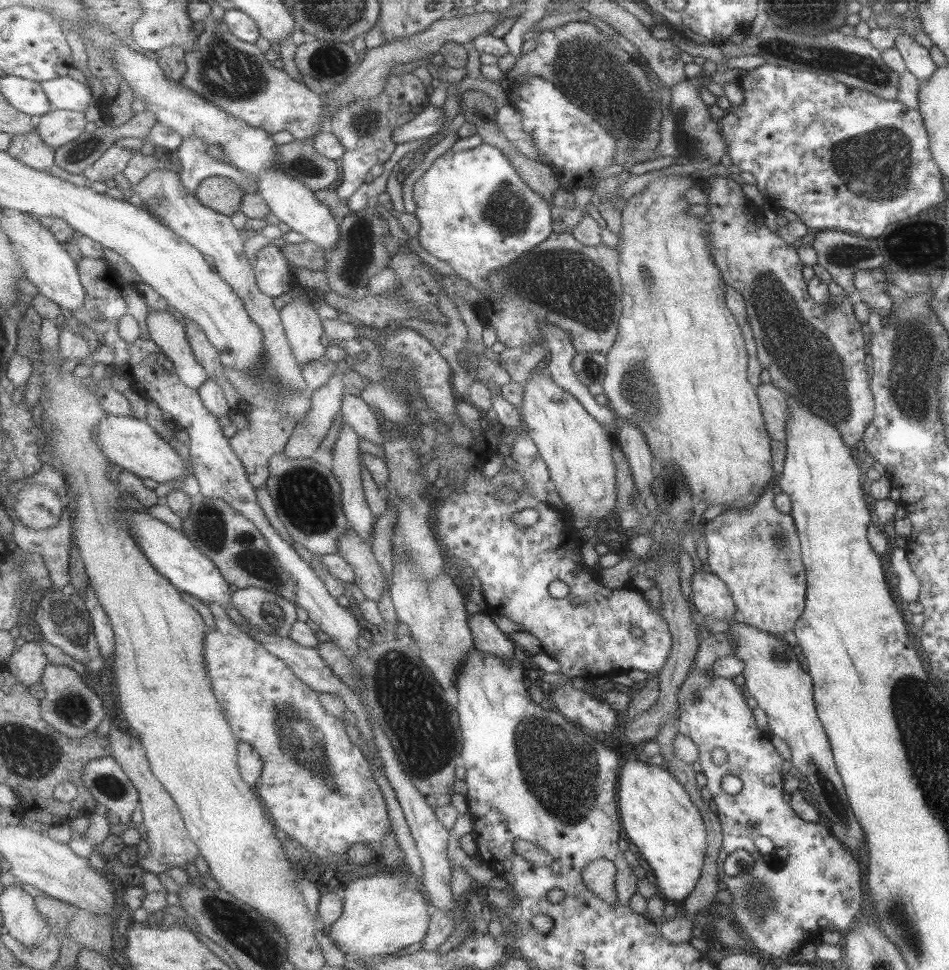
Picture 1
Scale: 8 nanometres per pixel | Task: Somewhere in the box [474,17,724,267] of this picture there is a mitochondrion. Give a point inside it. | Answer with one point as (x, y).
(591, 74)

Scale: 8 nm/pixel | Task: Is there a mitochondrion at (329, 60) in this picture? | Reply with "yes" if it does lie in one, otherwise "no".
yes

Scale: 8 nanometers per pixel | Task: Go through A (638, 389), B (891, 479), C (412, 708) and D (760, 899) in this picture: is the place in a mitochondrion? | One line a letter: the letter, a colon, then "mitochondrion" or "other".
A: mitochondrion
B: other
C: mitochondrion
D: mitochondrion

